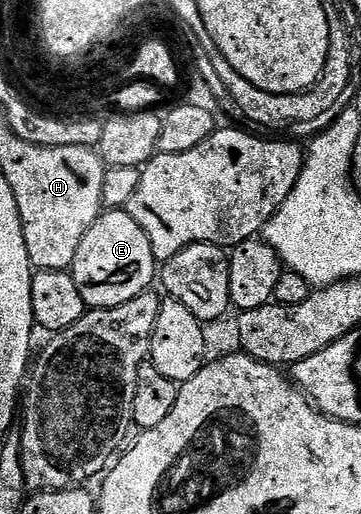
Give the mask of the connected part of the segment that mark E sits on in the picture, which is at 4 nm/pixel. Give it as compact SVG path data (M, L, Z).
M112 208L110 211L100 212L98 219L91 224L77 247L77 255L69 272L73 283L77 283L77 291L81 291L81 299L85 304L92 309L112 309L152 288L151 280L154 277L156 280L157 277L157 262L153 247L149 243L149 235L141 231L141 227L131 218L130 213L122 208Z

